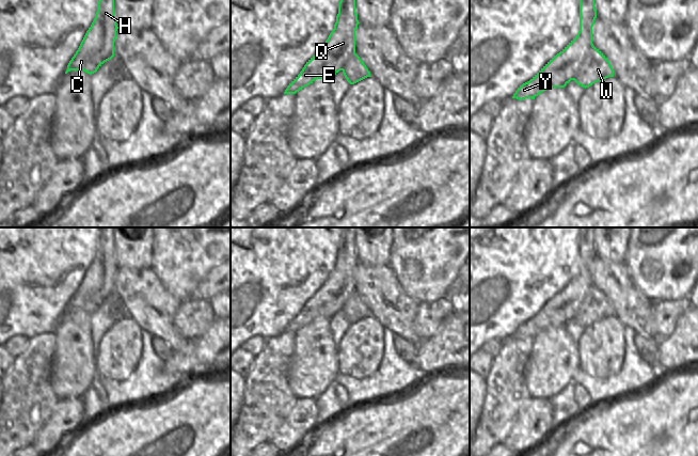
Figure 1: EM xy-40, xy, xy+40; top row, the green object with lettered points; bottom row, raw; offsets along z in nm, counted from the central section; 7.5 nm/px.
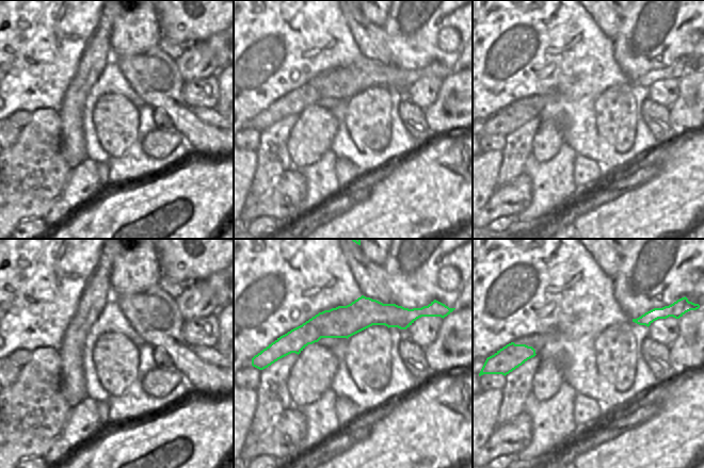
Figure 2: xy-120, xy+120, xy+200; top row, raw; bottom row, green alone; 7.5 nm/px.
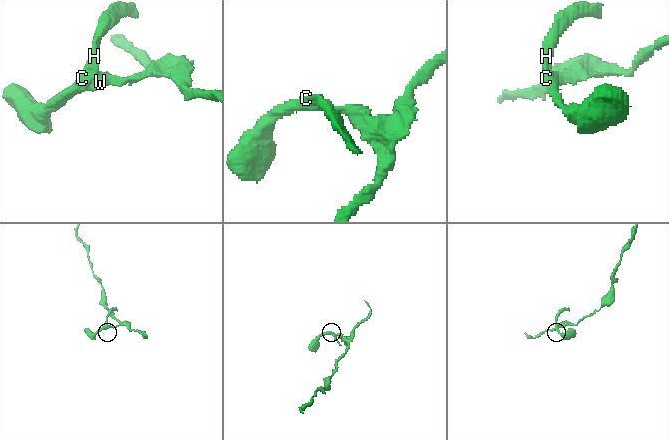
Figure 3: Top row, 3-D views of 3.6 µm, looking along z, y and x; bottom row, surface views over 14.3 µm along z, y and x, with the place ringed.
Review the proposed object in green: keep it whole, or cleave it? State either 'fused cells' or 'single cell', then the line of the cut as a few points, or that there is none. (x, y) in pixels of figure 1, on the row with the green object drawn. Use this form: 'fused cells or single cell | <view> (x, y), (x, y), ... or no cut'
fused cells | xy+40 (593, 46), (572, 79)

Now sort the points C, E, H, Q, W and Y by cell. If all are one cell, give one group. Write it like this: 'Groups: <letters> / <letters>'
Groups: C E H Q Y / W.

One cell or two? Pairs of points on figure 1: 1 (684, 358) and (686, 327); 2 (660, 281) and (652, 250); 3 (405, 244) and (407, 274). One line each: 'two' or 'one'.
1: one
2: one
3: one

